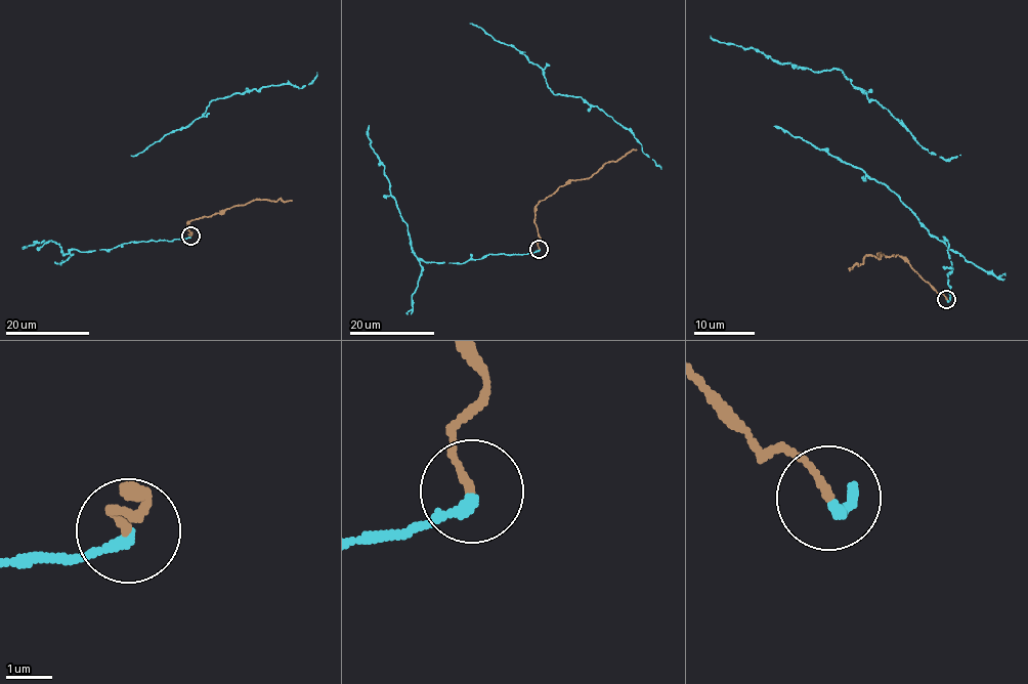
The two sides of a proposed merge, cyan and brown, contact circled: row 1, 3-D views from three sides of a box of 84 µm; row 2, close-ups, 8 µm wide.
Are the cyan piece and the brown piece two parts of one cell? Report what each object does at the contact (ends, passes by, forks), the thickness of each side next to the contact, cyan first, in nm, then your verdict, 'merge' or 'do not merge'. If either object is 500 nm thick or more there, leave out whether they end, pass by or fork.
cyan ends there; brown ends there; 220 nm thick on the cyan side, 150 nm on the other; merge

